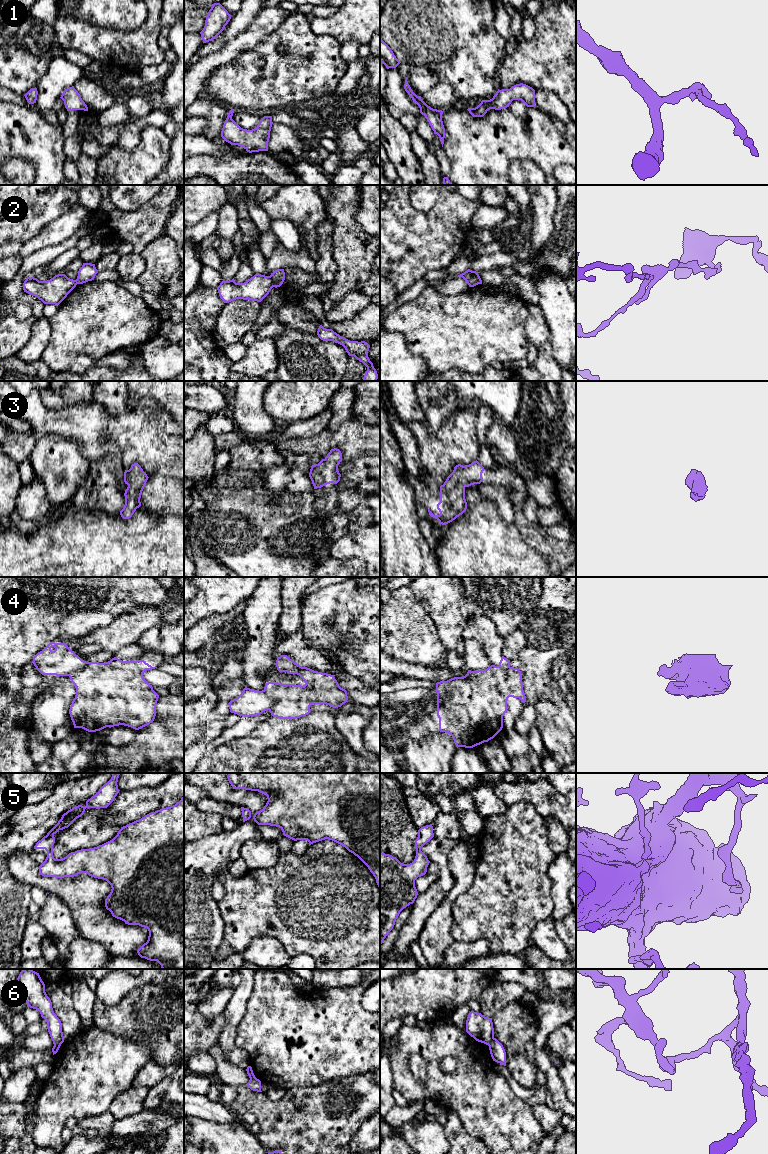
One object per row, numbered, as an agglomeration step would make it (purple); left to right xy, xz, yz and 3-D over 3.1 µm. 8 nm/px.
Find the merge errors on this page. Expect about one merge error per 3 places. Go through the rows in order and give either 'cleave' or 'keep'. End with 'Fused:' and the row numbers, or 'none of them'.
1: keep
2: cleave
3: keep
4: cleave
5: keep
6: cleave
Fused: 2, 4, 6

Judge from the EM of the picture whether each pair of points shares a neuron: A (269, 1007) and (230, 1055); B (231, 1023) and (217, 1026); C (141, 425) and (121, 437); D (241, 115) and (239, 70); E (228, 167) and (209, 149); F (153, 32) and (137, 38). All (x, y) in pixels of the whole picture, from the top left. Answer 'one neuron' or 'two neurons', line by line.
A: two neurons
B: two neurons
C: one neuron
D: two neurons
E: two neurons
F: one neuron

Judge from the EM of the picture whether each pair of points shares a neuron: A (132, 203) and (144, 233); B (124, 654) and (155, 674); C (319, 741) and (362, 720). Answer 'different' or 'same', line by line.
A: different
B: different
C: different

